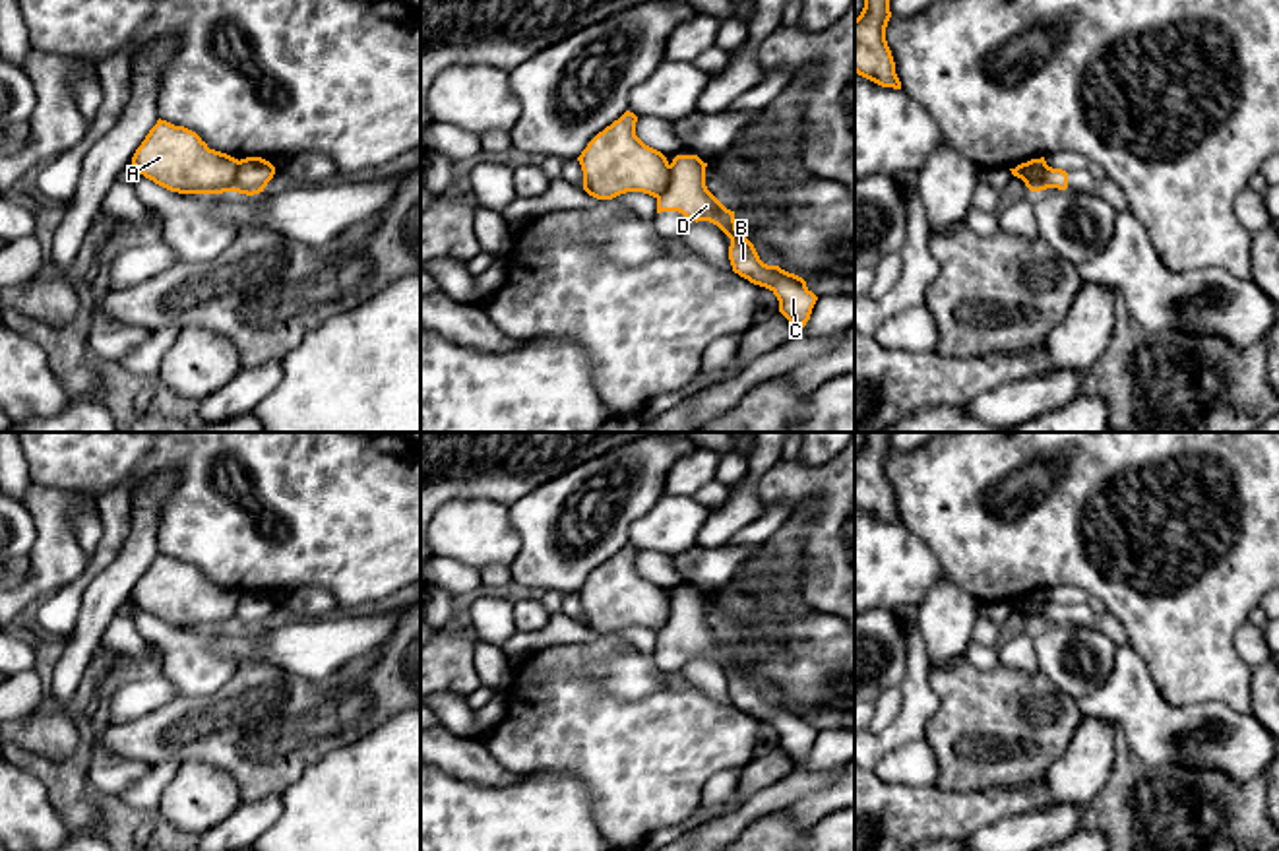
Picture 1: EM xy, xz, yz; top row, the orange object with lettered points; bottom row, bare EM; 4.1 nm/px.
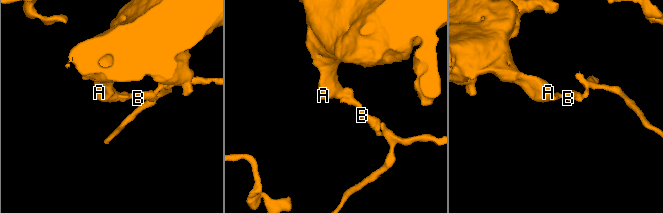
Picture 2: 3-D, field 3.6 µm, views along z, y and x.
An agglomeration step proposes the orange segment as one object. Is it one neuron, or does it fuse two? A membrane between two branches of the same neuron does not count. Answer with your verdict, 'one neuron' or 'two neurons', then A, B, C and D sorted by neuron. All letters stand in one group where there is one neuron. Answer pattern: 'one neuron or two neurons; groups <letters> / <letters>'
two neurons; groups A / B C D

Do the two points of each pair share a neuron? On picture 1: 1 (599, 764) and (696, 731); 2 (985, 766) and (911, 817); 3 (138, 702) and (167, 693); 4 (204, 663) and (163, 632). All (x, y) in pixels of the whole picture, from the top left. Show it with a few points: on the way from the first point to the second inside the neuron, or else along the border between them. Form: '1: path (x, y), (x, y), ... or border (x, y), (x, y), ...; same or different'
1: path (623, 756), (652, 756), (673, 741); same
2: border (935, 784), (958, 791), (997, 789); different
3: path (146, 694), (159, 693); same
4: path (194, 661), (173, 640); same

